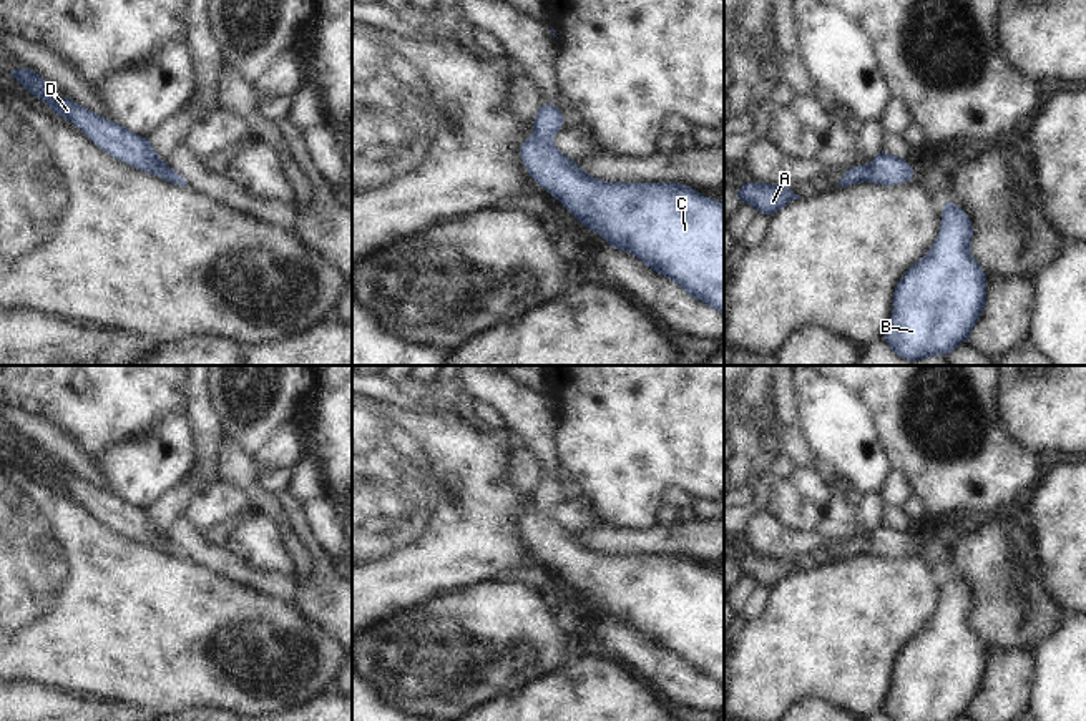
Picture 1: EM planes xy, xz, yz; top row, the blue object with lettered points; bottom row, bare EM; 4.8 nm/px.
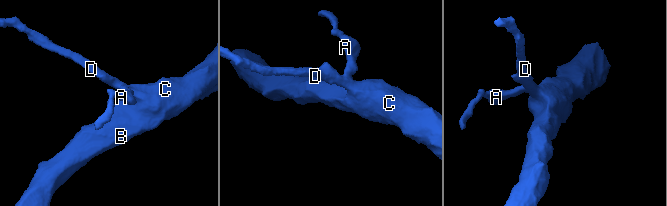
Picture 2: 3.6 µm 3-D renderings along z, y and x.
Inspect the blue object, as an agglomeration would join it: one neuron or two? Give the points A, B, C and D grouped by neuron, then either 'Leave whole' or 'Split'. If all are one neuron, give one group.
Groups: A B C D. Leave whole

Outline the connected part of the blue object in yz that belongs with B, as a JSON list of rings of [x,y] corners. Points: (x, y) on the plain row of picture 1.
[[[943,571],[942,601],[933,620],[915,635],[893,663],[893,686],[882,713],[892,721],[955,721],[966,714],[986,676],[986,646],[970,626],[973,596]]]

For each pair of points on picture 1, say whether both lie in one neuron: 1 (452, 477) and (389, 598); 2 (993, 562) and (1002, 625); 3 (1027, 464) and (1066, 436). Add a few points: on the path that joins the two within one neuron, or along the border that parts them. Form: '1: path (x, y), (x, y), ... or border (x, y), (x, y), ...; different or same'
1: path (422, 507), (389, 540), (389, 568); same
2: path (1002, 577), (1002, 610); same
3: border (1008, 429), (1040, 454); different

